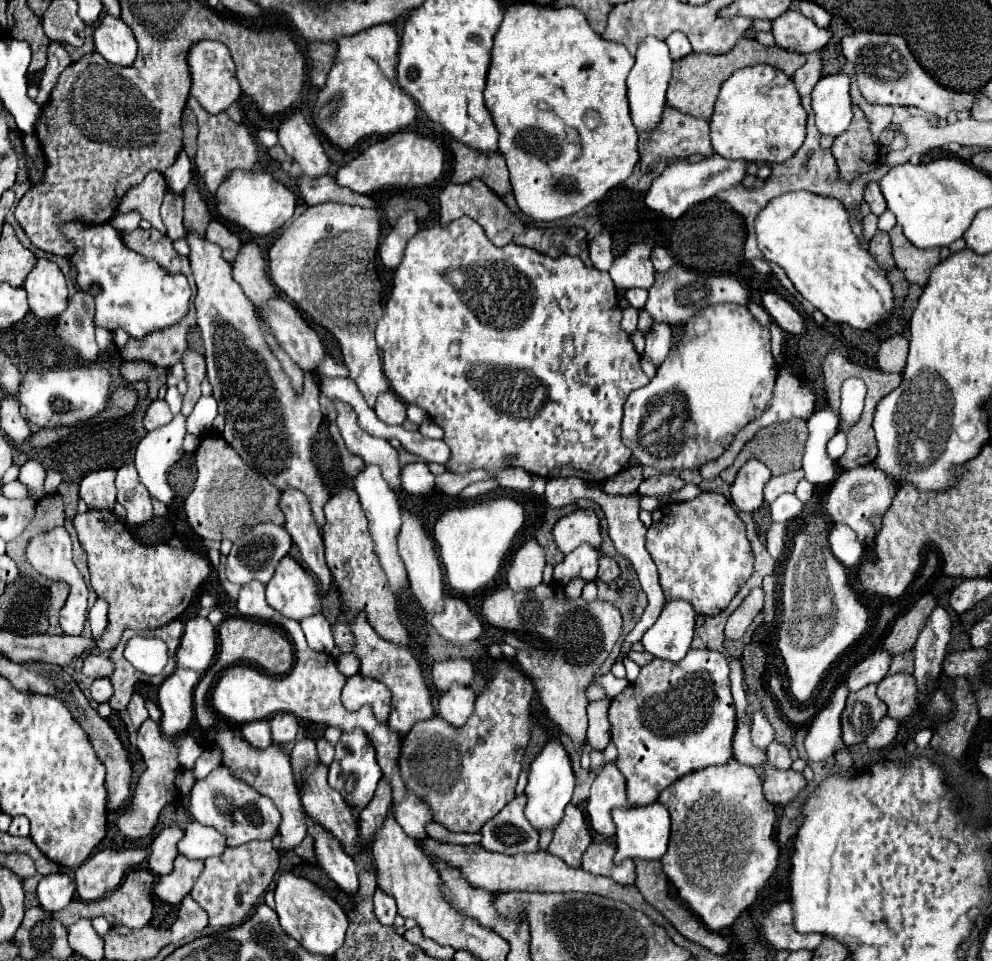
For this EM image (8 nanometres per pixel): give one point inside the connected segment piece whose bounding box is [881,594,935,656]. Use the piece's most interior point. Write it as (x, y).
(906, 629)

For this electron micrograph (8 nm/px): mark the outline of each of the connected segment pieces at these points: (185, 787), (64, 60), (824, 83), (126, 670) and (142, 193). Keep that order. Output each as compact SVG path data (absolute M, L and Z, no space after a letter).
M181 770L179 774L177 774L177 786L179 786L179 790L181 790L181 794L189 794L191 792L191 788L193 788L193 774L191 774L191 770Z
M51 42L49 46L49 62L43 70L43 78L41 78L41 84L39 84L39 96L35 102L39 104L45 104L51 96L51 88L55 88L61 72L71 66L71 56L67 52L67 48L61 44L61 42Z
M843 72L825 76L813 88L811 106L815 112L815 126L821 134L837 138L851 124L849 76Z
M127 630L127 632L121 636L119 646L109 654L111 662L115 664L115 672L109 676L109 680L111 680L111 684L113 684L113 696L111 696L109 704L111 704L113 710L123 710L123 708L127 706L127 702L129 702L129 698L131 698L131 694L133 694L133 686L135 686L137 682L141 682L141 680L151 682L151 680L153 680L155 684L161 684L161 682L171 674L169 670L163 670L159 676L143 676L139 670L135 670L135 668L123 658L123 648L125 648L127 640L133 638L135 634L137 634L135 630Z
M151 170L141 184L129 188L123 194L123 200L119 202L119 212L131 212L137 210L145 220L153 224L161 234L165 234L165 226L159 216L159 206L163 202L163 196L167 192L167 182L163 180L163 174Z

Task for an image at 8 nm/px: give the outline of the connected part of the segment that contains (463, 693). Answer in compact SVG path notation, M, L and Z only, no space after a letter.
M453 684L439 700L439 716L455 728L461 728L475 710L475 692L467 686Z

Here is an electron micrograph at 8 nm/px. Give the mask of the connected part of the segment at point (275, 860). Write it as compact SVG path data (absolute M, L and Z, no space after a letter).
M269 840L249 842L237 848L225 848L223 854L207 858L199 880L195 882L191 896L209 914L209 926L215 930L227 930L243 924L253 912L259 898L271 886L279 868L279 854Z

